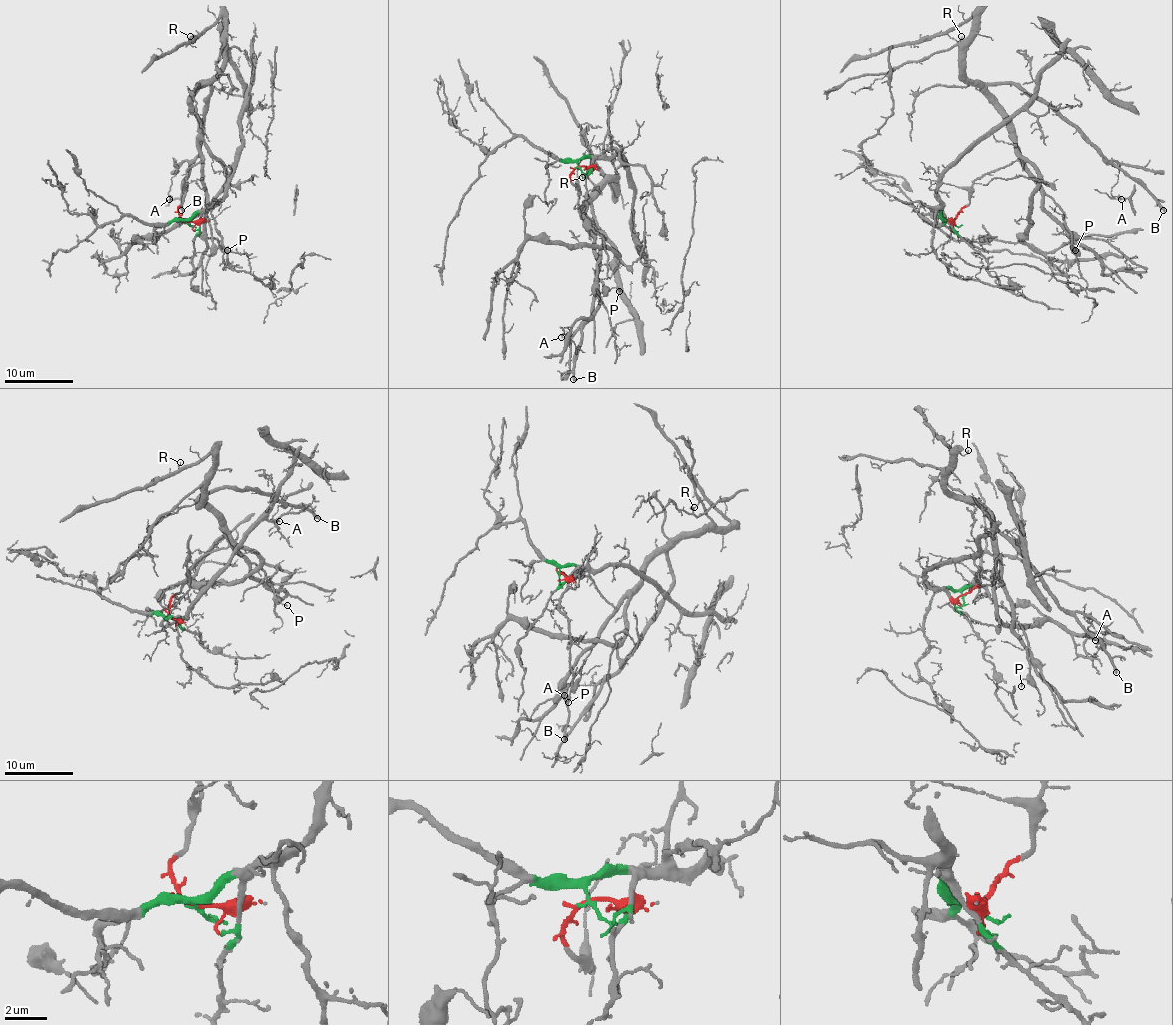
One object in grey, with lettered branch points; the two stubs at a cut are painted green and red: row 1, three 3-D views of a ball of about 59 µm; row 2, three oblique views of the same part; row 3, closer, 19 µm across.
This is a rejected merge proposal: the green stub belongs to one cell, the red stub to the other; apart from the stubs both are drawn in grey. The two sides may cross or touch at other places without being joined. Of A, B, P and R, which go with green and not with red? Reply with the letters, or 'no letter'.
no letter

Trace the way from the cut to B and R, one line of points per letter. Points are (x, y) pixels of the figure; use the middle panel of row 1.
B: (576, 167), (569, 180), (580, 189), (578, 211), (593, 233), (585, 214), (592, 204), (602, 238), (573, 380)
R: (576, 167), (569, 180), (593, 233), (585, 203), (615, 180), (615, 191), (593, 163), (581, 177)

